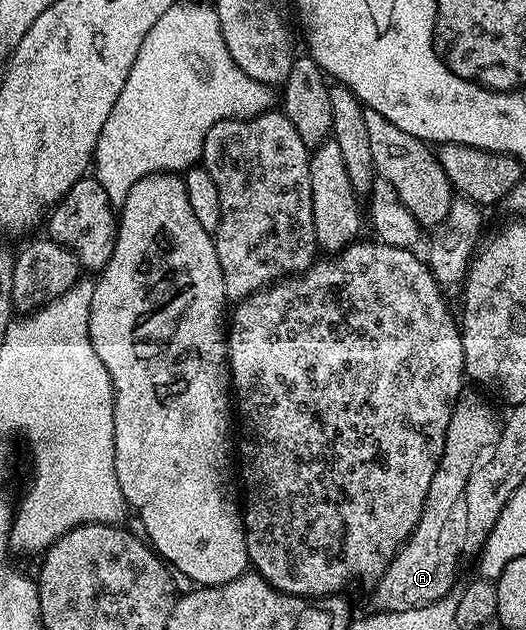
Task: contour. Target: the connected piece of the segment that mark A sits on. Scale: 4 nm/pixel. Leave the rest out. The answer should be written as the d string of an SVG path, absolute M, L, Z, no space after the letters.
M463 388L448 423L444 454L437 463L436 474L425 497L424 511L412 536L390 561L385 574L373 588L375 610L395 613L434 605L451 594L458 561L467 550L468 507L464 491L476 465L492 459L502 434L501 420L479 390Z

